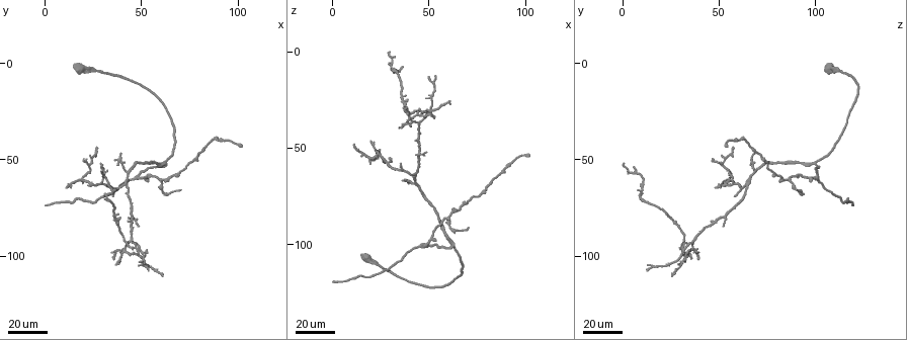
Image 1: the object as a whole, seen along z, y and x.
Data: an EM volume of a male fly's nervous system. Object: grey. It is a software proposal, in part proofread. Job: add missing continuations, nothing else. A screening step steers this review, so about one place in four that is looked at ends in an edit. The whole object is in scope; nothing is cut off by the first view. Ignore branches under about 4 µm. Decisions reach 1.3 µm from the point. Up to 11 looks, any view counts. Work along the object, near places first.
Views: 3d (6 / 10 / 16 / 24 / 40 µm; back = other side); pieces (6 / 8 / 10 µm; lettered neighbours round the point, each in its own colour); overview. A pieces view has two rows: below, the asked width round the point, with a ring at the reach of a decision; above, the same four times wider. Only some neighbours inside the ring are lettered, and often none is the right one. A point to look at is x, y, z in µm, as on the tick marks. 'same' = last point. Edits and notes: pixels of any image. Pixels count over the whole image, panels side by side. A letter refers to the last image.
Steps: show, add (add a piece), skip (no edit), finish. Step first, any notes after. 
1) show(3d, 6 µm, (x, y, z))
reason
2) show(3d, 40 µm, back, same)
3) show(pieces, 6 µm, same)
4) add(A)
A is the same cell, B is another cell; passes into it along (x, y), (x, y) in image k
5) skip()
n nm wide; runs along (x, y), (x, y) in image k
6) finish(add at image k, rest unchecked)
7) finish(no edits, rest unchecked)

show(3d, 40 µm, (12, 64, 47))
branch stops here

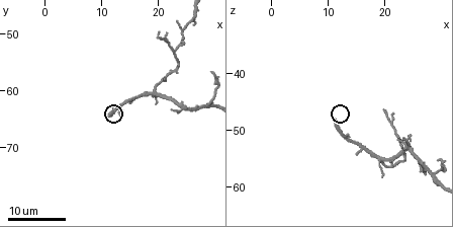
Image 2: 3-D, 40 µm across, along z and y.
show(pieces, 10 µm, (11.5, 64.5, 48.5))

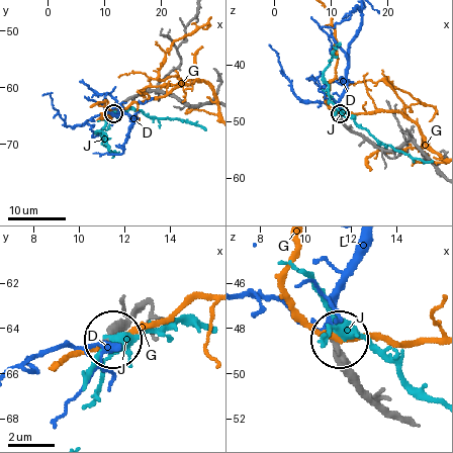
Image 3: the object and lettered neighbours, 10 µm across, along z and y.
add(D)
D is the same cell, G and J are other cells; it goes on there

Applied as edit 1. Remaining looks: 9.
show(overview)

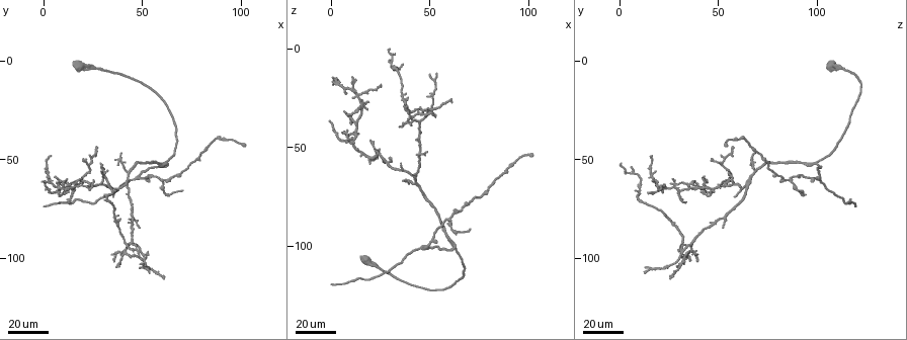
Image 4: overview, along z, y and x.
show(3d, 24 µm, (40, 46, 68))
thin end

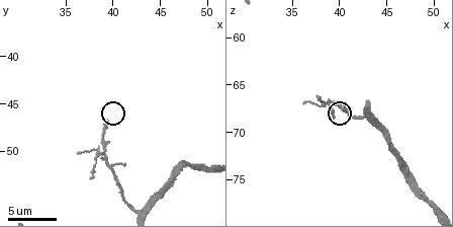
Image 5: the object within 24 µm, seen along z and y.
show(pieces, 6 µm, (39.2, 47.0, 68.2))

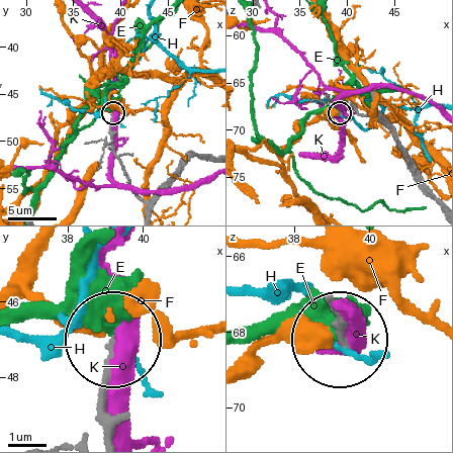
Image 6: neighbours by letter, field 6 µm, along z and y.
skip()
140 nm wide; E, F, H and K are other cells; no lettered piece goes on from it

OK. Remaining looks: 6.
show(3d, 40 µm, (53, 60, 98))
free end

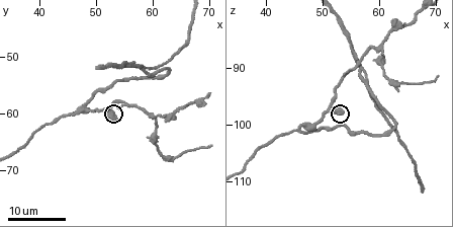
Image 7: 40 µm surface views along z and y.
show(pieces, 10 µm, (53.5, 61.0, 97.5))

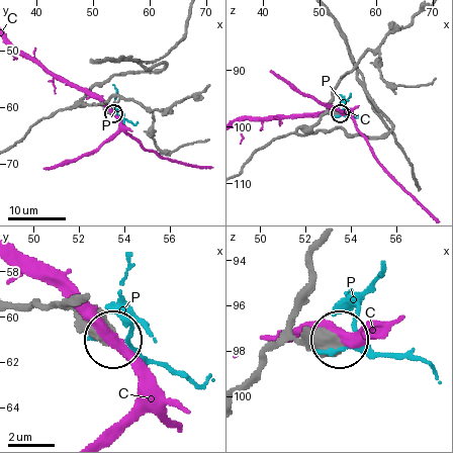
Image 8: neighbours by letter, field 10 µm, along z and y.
skip()
520 nm wide; C and P are other cells; runs along (133, 73), (110, 76), (82, 98), (111, 112) in image 8; none of them fits

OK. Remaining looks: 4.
show(3d, 24 µm, (70.5, 66.0, 91.5))
branch stops here

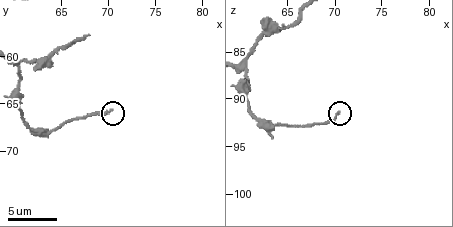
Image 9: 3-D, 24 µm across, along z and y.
show(3d, 10 µm, (70.2, 65.8, 91.4))
zoom in

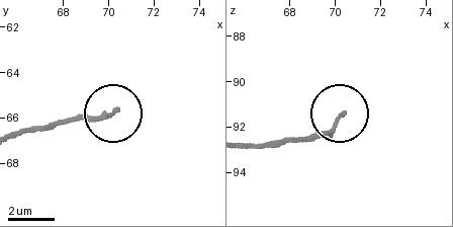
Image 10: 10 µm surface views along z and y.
show(pieces, 6 µm, (70.4, 65.6, 91.4))

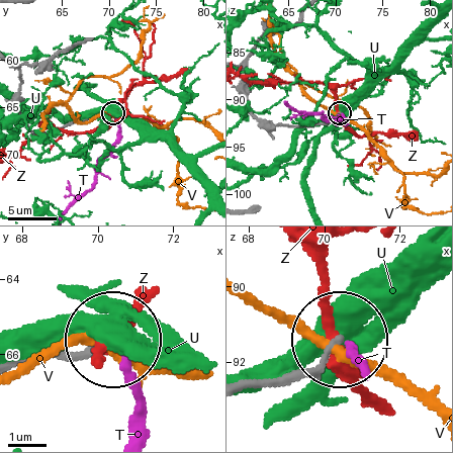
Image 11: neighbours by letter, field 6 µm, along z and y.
skip()
T, U, V and Z are other cells; none of them fits

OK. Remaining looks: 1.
finish(add at image 3, rest unchecked)

